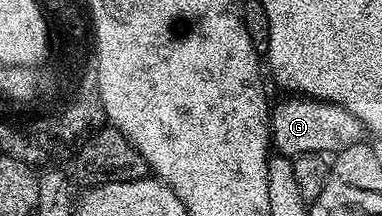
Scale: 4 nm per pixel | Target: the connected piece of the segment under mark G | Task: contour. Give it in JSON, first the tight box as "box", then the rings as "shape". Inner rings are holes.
{"box":[270,97,364,157],"shape":[[[286,97],[282,104],[273,108],[270,116],[270,134],[272,147],[279,155],[295,157],[306,153],[337,153],[344,147],[350,147],[363,138],[364,128],[359,119],[348,109],[344,109],[335,103],[322,103],[319,99],[307,99],[305,97]]]}

